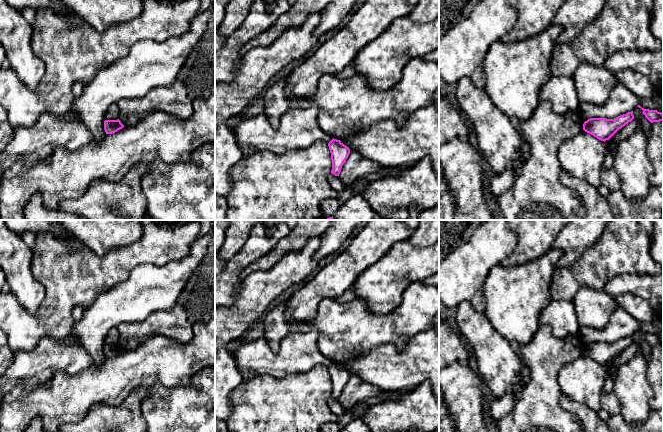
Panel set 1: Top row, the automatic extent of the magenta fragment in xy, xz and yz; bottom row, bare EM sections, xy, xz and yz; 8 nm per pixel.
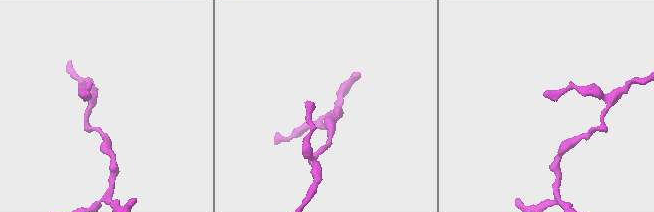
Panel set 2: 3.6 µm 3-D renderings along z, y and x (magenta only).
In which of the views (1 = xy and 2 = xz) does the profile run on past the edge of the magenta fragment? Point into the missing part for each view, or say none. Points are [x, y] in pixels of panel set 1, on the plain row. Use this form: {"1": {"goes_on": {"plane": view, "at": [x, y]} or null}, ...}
{"1": {"goes_on": null}, "2": {"goes_on": null}}

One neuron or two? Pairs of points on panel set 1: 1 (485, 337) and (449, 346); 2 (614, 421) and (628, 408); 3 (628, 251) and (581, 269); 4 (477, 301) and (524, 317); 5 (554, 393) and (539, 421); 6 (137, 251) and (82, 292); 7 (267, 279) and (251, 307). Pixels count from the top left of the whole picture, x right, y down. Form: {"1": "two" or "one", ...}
{"1": "two", "2": "two", "3": "one", "4": "two", "5": "one", "6": "one", "7": "one"}

